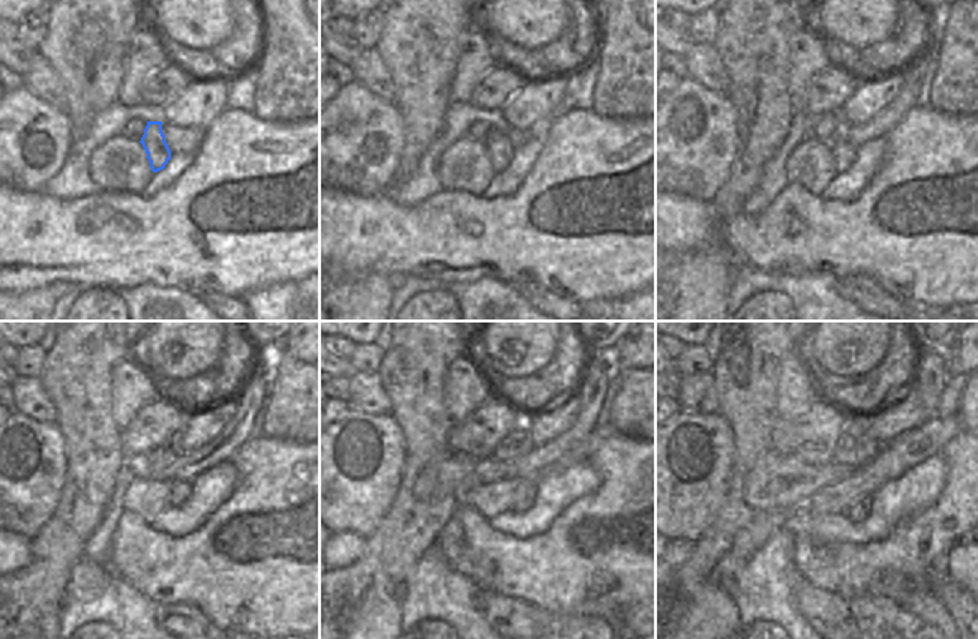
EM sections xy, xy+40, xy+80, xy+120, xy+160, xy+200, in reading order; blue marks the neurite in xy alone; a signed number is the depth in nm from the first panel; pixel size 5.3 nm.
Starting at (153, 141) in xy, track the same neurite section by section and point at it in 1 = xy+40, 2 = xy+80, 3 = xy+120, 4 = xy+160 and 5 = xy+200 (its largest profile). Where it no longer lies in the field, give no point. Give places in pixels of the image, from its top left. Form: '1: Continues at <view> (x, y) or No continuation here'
1: Continues at xy+40 (498, 147)
2: Continues at xy+80 (843, 153)
3: Continues at xy+120 (180, 491)
4: Continues at xy+160 (524, 491)
5: Continues at xy+200 (858, 512)

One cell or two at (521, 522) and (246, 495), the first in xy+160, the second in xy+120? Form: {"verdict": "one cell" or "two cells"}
{"verdict": "two cells"}

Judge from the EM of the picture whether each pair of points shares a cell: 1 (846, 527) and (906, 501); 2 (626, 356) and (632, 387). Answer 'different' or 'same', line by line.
1: same
2: different

